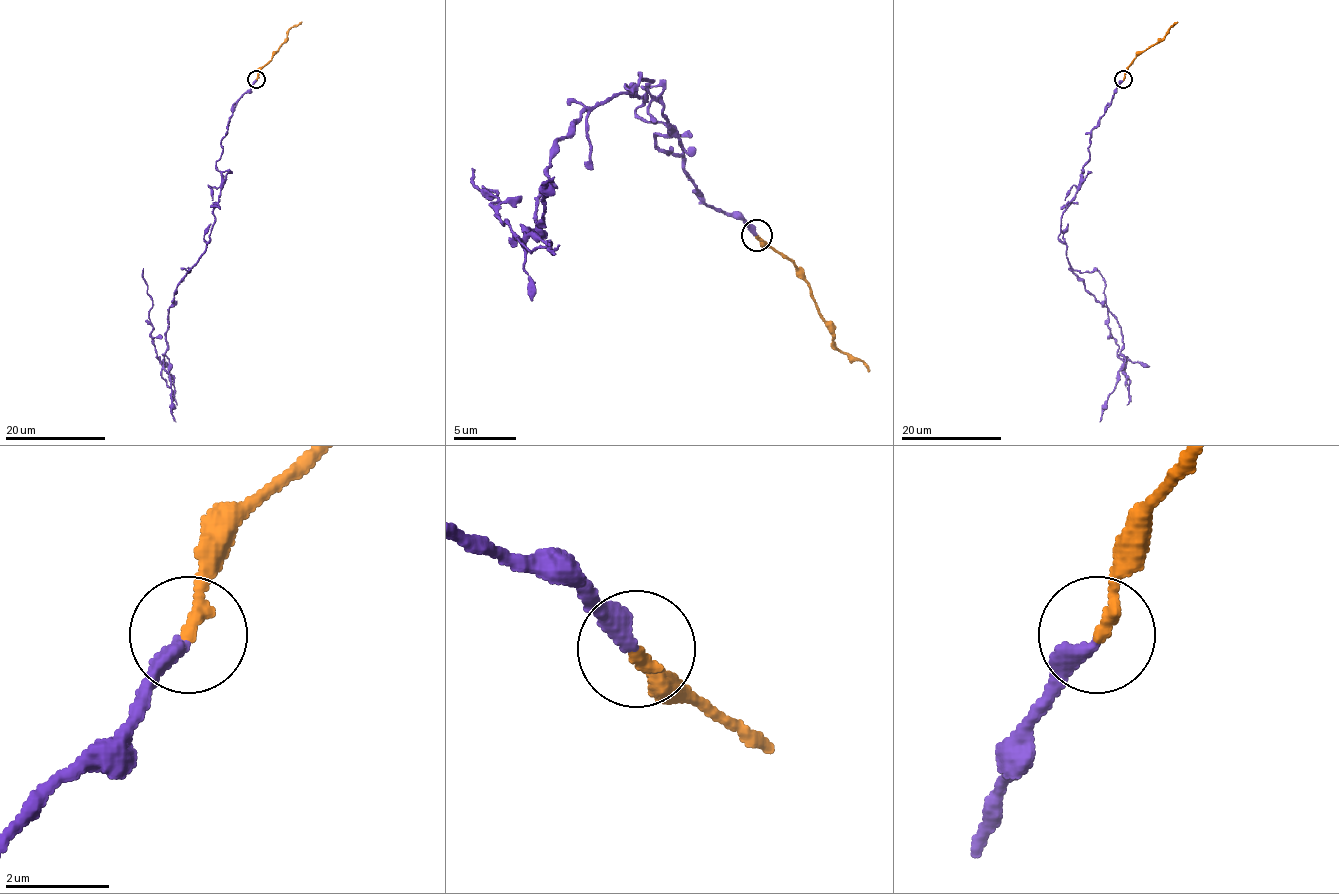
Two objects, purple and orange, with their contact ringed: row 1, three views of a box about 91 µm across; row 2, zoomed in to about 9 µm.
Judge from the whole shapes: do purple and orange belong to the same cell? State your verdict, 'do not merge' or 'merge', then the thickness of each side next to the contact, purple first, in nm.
do not merge; 340 nm thick on the purple side, 280 nm on the other

